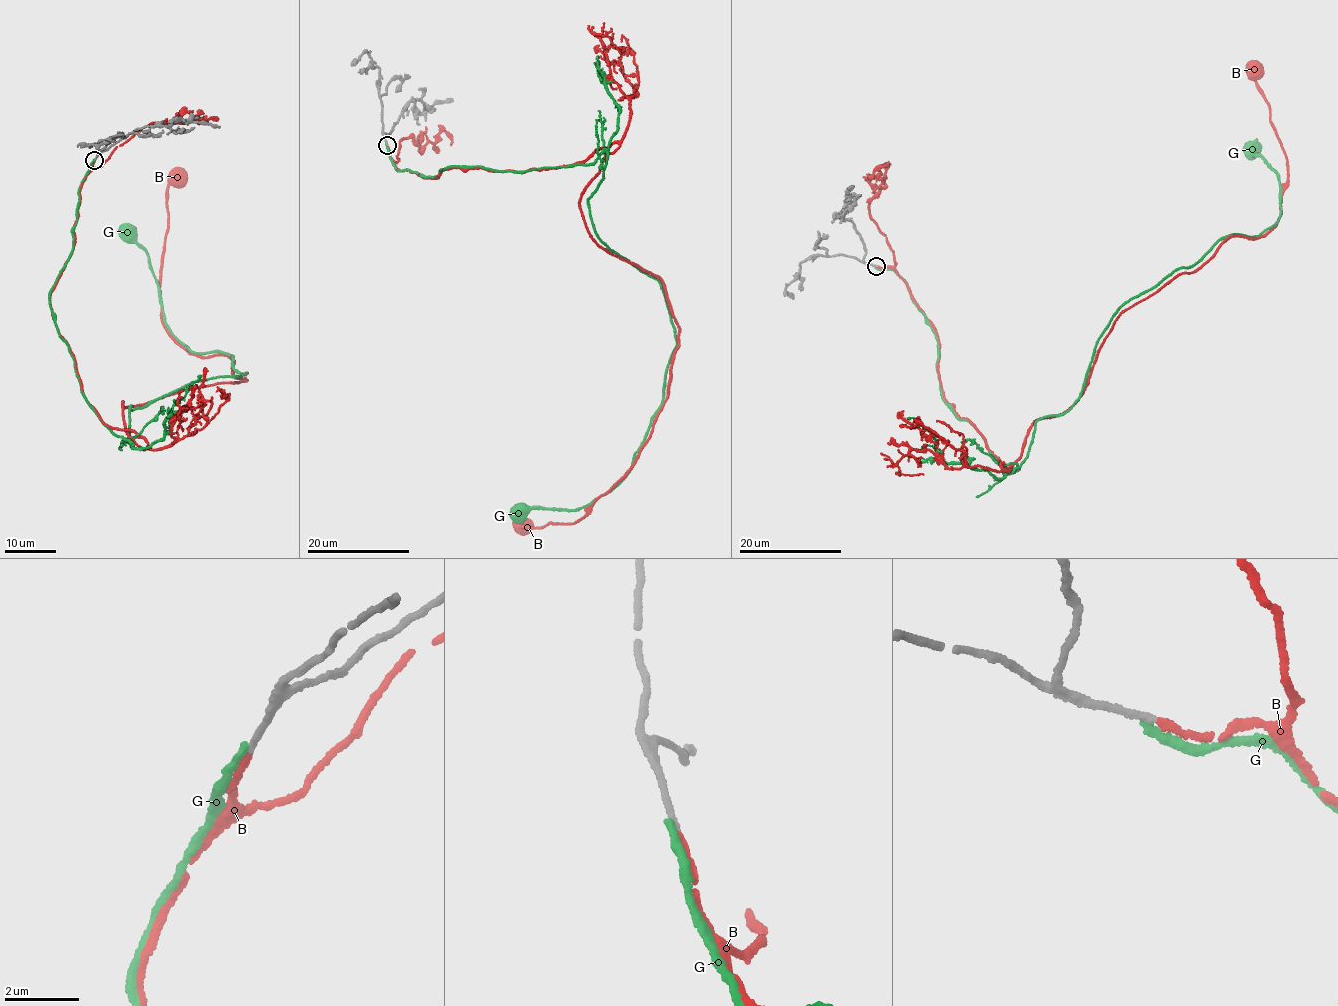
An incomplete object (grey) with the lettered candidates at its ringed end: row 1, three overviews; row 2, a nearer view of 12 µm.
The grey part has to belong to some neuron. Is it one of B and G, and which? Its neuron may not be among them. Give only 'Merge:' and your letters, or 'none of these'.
Merge: B

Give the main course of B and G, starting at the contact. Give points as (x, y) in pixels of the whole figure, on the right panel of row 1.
B: (877, 266), (933, 325), (943, 399), (1008, 470), (1078, 400), (1120, 314), (1278, 220), (1287, 156), (1252, 72)
G: (875, 266), (931, 325), (943, 401), (1012, 472), (1123, 305), (1279, 218), (1251, 147)

